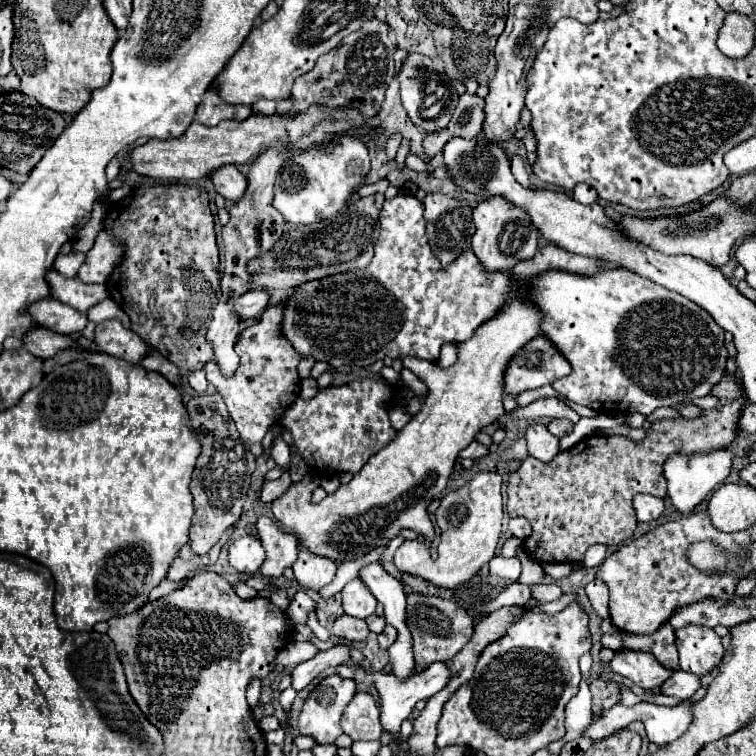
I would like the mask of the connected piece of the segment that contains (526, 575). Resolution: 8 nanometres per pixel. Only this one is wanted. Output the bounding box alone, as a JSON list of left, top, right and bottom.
[517,544,545,586]

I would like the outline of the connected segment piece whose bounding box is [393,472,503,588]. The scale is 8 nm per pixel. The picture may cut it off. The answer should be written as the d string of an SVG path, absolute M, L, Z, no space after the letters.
M497 472L473 474L471 482L467 482L459 490L445 494L435 518L441 530L441 542L435 548L427 548L423 540L403 542L397 548L393 562L397 570L421 576L435 586L457 588L459 584L471 580L481 570L481 566L495 556L503 518L501 476Z

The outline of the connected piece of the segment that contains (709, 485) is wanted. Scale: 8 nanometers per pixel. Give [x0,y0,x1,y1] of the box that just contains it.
[665,448,733,514]

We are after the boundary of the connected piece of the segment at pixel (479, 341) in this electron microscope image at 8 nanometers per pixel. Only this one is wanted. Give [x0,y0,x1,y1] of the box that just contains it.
[273,296,539,560]

